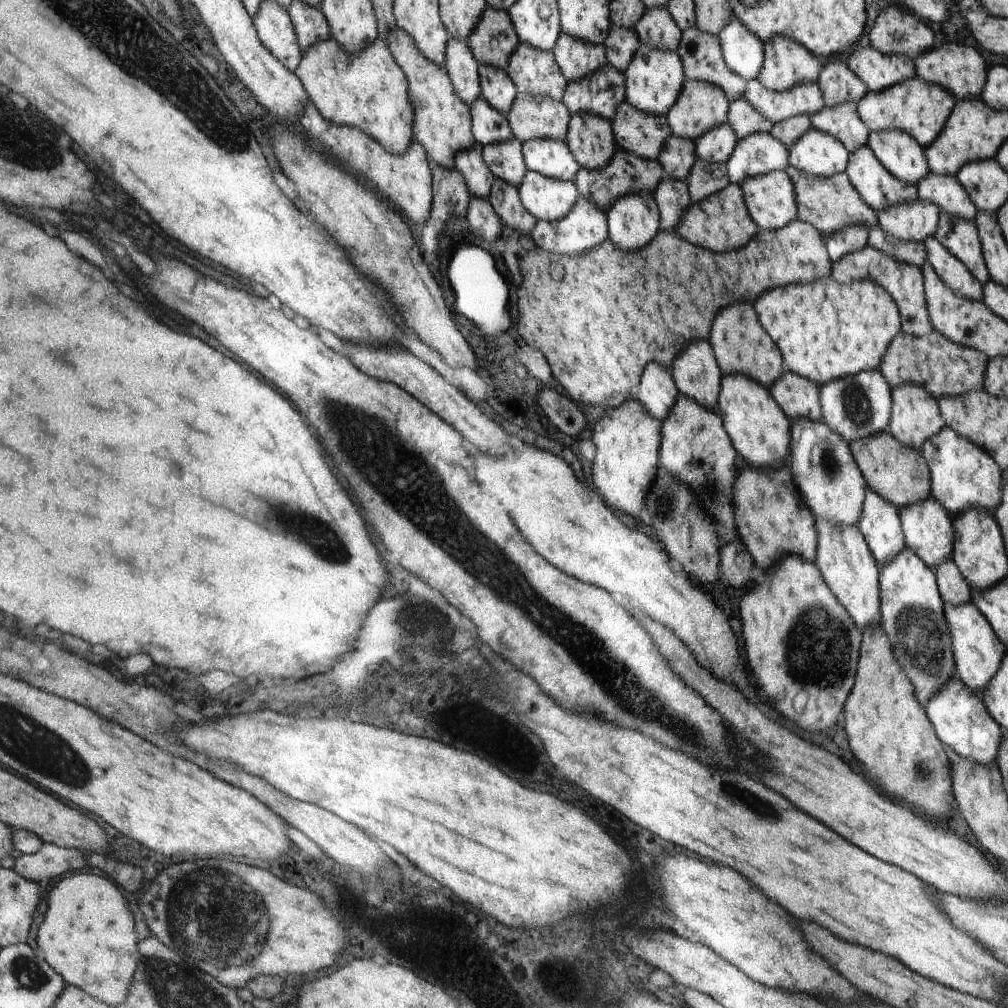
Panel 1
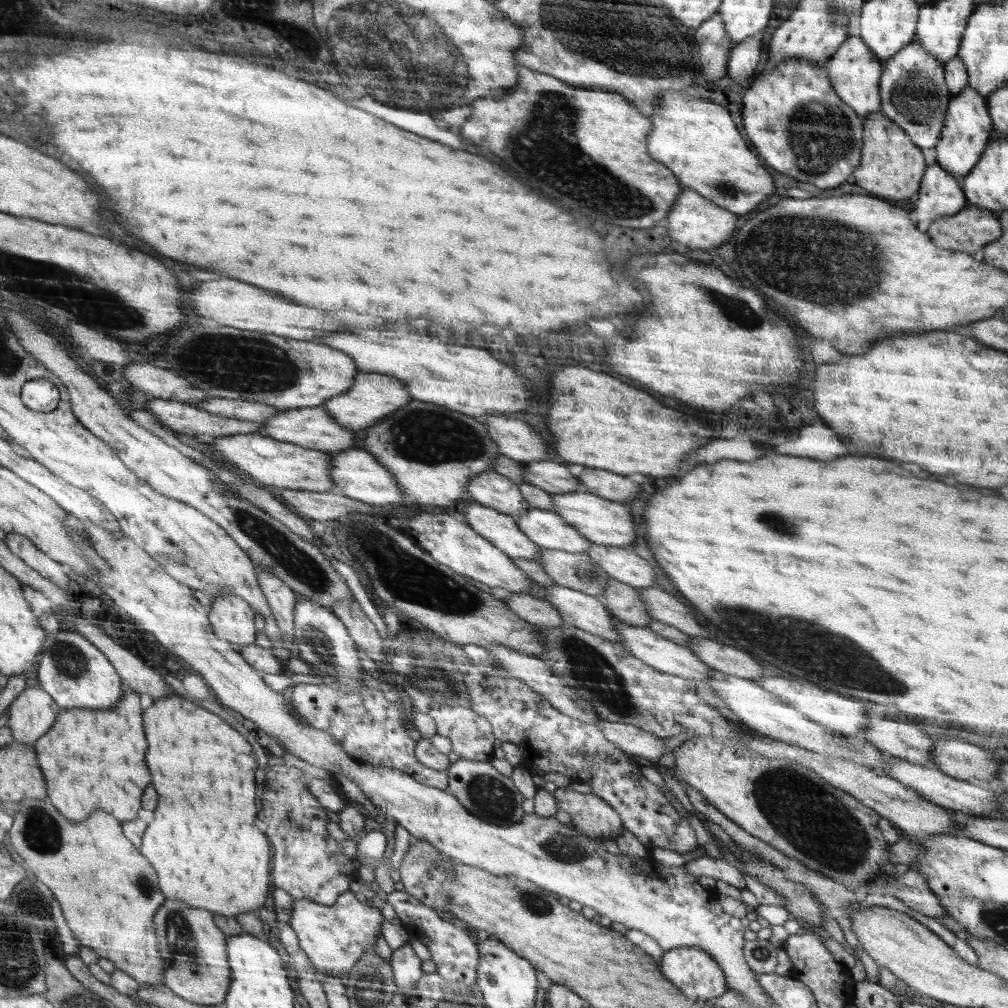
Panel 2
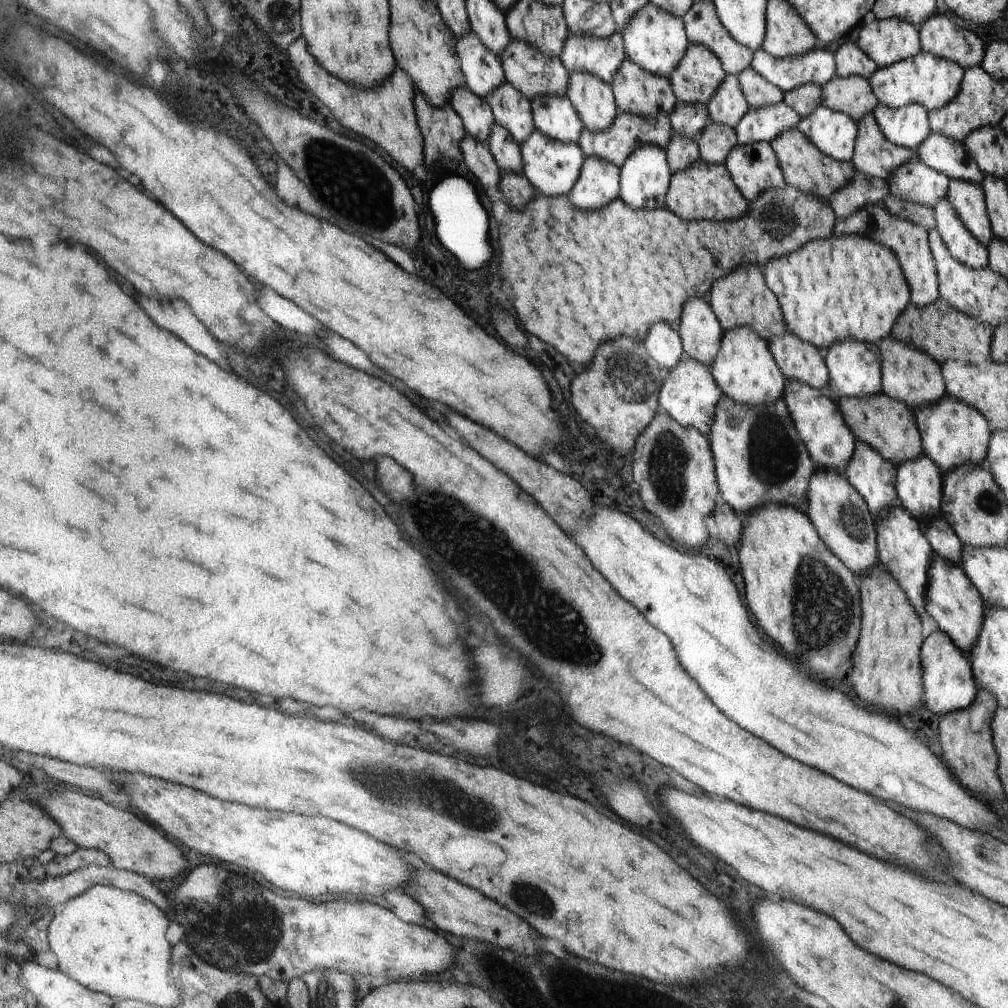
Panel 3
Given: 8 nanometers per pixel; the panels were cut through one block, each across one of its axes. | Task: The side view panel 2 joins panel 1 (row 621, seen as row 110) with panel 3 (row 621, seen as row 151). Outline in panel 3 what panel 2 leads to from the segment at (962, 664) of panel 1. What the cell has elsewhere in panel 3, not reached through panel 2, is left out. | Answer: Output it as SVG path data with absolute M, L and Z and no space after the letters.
M934 552L934 560L929 568L929 582L926 584L925 601L926 612L936 620L939 630L946 633L958 646L966 648L969 654L981 636L987 607L961 565L954 564L952 560L946 560Z

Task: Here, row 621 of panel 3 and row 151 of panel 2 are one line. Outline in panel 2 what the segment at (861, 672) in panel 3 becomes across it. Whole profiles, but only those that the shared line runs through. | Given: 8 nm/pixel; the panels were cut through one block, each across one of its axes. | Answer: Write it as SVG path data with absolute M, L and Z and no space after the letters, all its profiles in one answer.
M880 111L866 118L866 154L862 154L860 166L854 170L854 182L876 194L882 200L909 201L916 198L922 176L926 170L926 160L920 154L920 147L914 146L901 127L892 124Z

